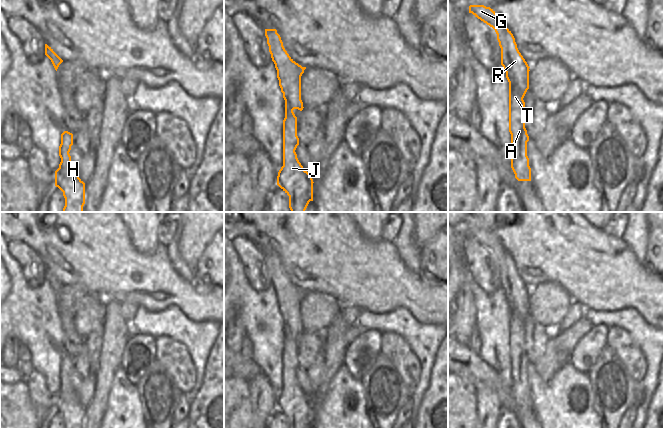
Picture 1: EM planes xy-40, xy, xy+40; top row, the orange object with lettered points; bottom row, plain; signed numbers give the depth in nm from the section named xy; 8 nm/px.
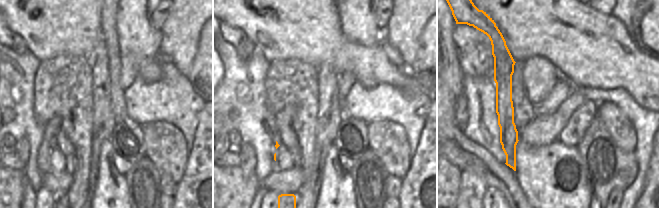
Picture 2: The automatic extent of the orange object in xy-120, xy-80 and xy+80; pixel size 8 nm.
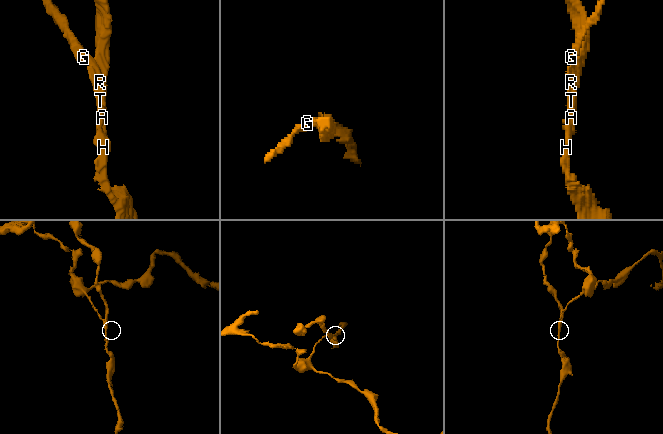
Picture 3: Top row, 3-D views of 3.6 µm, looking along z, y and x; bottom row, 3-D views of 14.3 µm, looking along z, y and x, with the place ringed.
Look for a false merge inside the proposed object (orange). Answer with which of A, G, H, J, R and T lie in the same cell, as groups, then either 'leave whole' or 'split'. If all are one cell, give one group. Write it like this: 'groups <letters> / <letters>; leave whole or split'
groups A H J R T / G; split

